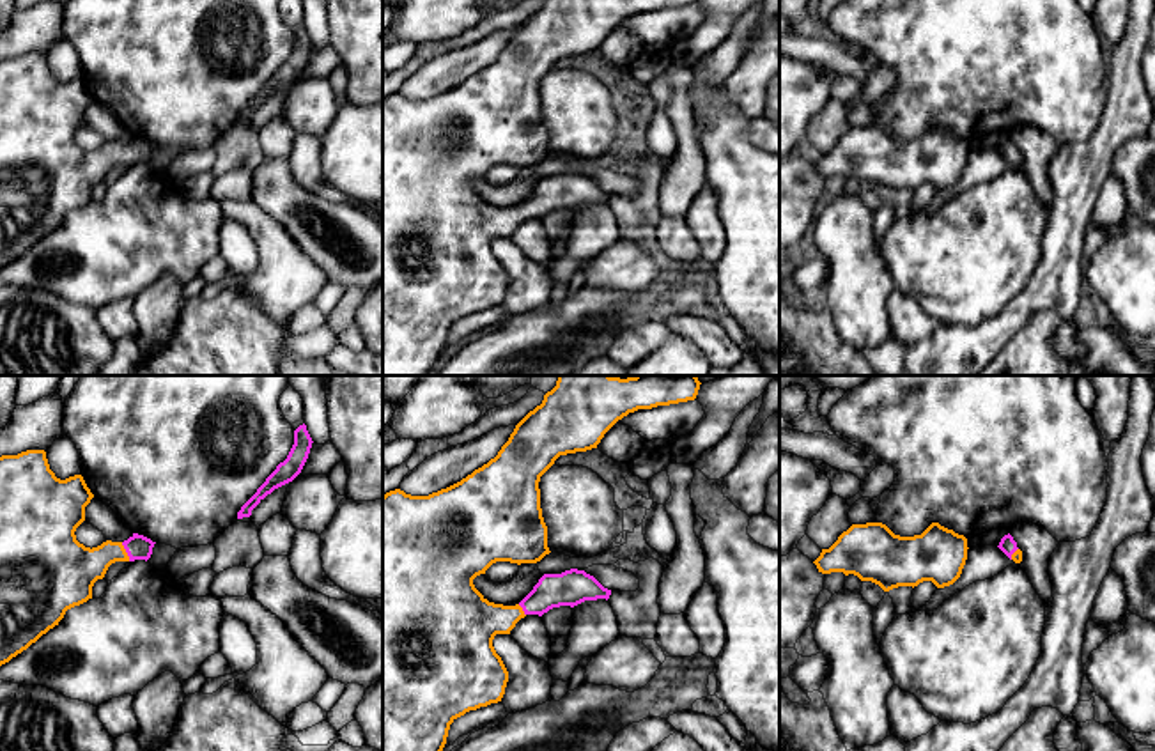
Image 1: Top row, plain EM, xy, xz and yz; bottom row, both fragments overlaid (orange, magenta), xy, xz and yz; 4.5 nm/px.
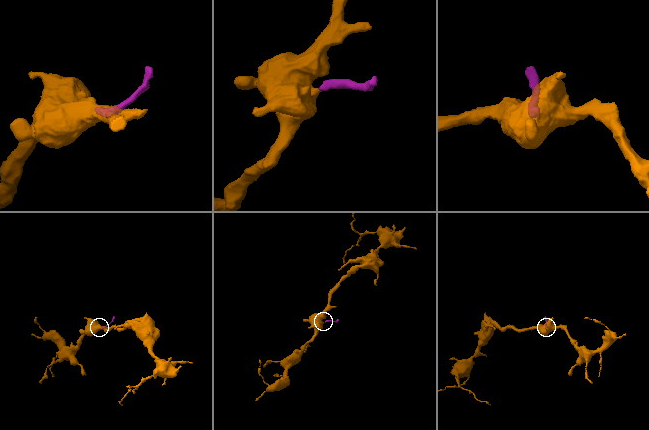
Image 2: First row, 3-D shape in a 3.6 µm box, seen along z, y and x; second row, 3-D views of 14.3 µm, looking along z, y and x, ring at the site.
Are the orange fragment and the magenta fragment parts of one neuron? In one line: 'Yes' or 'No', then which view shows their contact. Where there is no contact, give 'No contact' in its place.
Yes. Touches orange in xy

